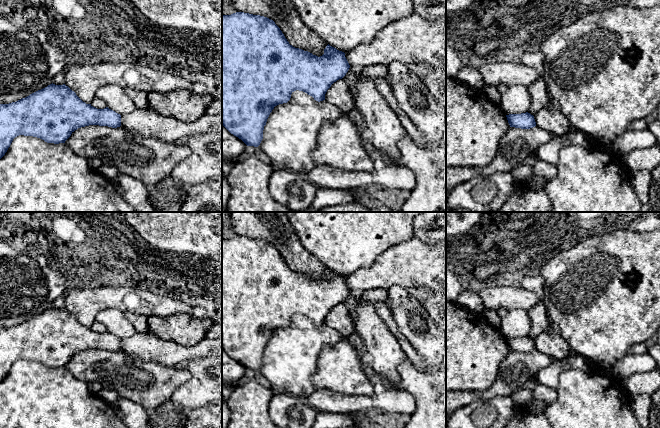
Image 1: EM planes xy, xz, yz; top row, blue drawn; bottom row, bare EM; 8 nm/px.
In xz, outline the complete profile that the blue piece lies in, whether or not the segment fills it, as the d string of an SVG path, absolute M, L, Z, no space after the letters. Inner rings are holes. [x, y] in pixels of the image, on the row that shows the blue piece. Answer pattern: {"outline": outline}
{"outline": "M244 12L222 15L222 125L247 146L258 147L275 106L287 103L296 90L307 93L318 102L325 100L327 90L342 79L349 68L345 53L329 44L320 57L293 47L275 22L267 17Z"}

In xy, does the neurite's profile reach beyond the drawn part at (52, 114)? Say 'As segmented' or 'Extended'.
As segmented

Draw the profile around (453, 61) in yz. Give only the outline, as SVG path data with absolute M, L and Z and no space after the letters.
M446 45L446 76L456 79L458 71L463 67L460 56Z

